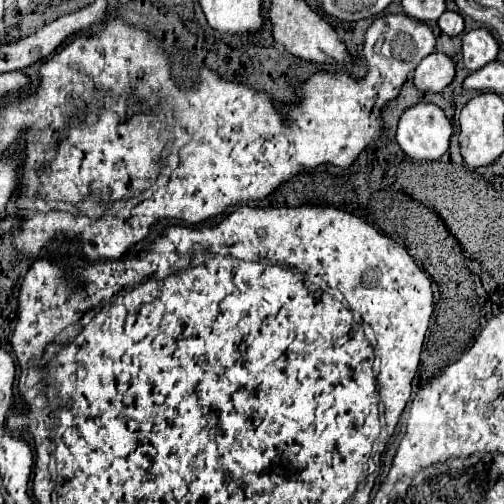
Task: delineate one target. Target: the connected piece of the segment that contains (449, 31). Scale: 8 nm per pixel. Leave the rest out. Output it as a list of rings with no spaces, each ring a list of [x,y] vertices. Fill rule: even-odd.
[[[444,12],[438,18],[438,26],[446,36],[458,36],[464,32],[464,18],[458,12]]]

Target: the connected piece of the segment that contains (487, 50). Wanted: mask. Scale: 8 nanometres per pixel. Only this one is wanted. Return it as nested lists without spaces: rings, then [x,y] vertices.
[[[486,28],[470,30],[462,36],[462,58],[468,70],[472,72],[480,70],[488,62],[496,60],[496,56],[498,56],[498,42]]]

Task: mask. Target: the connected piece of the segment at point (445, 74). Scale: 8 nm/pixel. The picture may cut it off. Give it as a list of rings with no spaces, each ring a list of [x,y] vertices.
[[[434,52],[418,64],[414,72],[414,84],[418,90],[442,92],[454,80],[454,76],[456,76],[454,62],[446,54]]]

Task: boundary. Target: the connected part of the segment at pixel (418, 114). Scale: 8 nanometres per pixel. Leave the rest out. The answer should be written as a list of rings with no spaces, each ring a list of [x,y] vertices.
[[[418,102],[400,116],[396,140],[414,160],[438,160],[450,148],[452,132],[452,122],[440,106]]]

